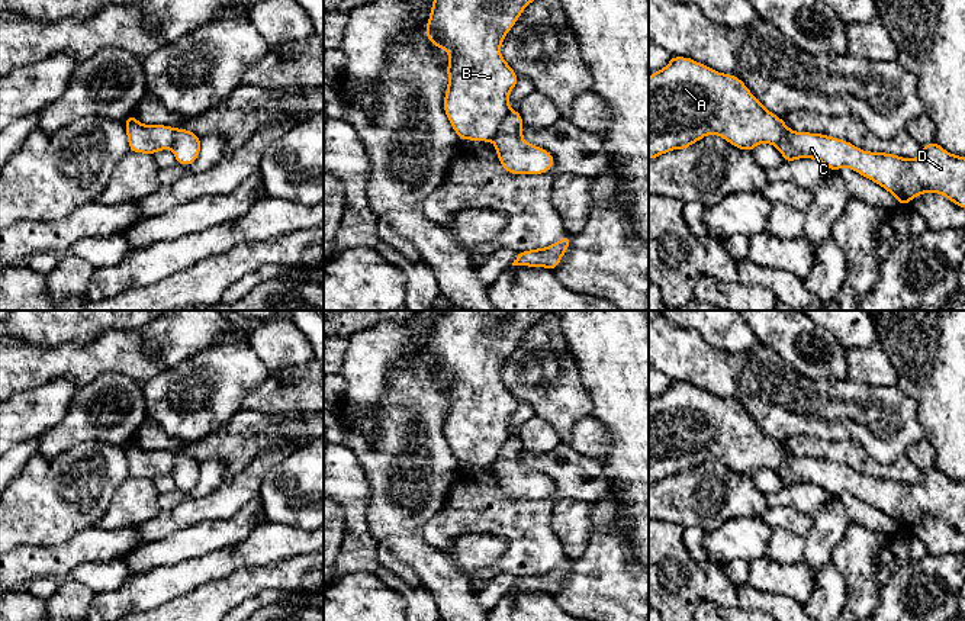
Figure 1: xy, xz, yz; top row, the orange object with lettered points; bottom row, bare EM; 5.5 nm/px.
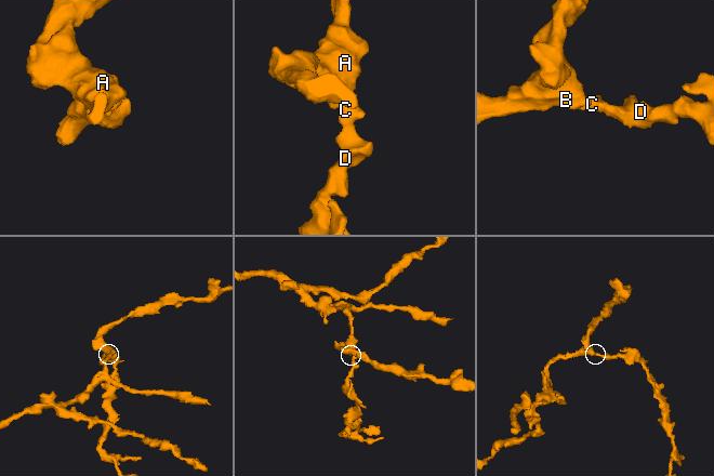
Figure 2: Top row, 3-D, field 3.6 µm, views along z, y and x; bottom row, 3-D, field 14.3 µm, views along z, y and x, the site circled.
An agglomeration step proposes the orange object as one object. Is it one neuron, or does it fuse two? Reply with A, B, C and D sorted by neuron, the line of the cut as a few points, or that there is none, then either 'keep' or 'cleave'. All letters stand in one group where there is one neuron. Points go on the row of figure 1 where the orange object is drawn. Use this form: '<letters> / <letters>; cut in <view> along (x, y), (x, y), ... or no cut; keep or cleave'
A B / C D; cut in xz along (511, 110), (491, 140); cleave

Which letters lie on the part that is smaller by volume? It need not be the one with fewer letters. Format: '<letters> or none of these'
C, D

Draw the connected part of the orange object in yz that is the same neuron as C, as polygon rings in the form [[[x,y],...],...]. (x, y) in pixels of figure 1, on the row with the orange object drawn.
[[[794,132],[778,147],[787,163],[813,158],[837,173],[849,167],[890,192],[898,205],[923,193],[940,193],[965,209],[965,157],[953,155],[936,142],[923,145],[917,158],[862,151],[853,144],[823,133]]]

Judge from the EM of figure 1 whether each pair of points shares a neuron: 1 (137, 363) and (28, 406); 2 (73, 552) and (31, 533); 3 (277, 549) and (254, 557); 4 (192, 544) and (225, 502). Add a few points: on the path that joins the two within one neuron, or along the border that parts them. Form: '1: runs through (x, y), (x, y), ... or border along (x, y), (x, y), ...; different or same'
1: border along (44, 383), (55, 377), (68, 377), (79, 386); different
2: border along (87, 528), (60, 544), (23, 546); different
3: runs through (272, 549), (260, 552); same
4: border along (241, 507), (231, 517), (198, 521), (177, 530); different

